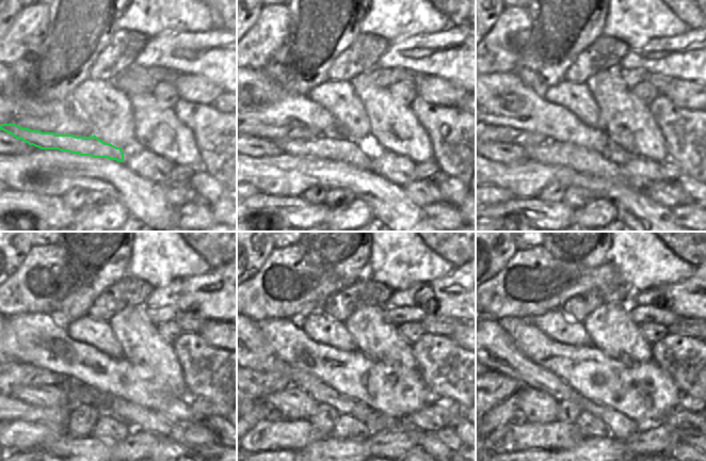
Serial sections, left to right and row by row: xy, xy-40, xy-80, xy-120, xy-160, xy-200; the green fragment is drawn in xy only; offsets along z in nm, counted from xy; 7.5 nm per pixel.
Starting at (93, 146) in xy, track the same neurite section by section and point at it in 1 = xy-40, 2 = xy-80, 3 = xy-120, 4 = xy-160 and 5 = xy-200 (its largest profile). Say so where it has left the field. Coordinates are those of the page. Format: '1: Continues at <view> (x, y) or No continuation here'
1: Continues at xy-40 (346, 150)
2: Continues at xy-80 (581, 159)
3: Continues at xy-120 (139, 417)
4: Continues at xy-160 (427, 440)
5: Continues at xy-200 (680, 448).

